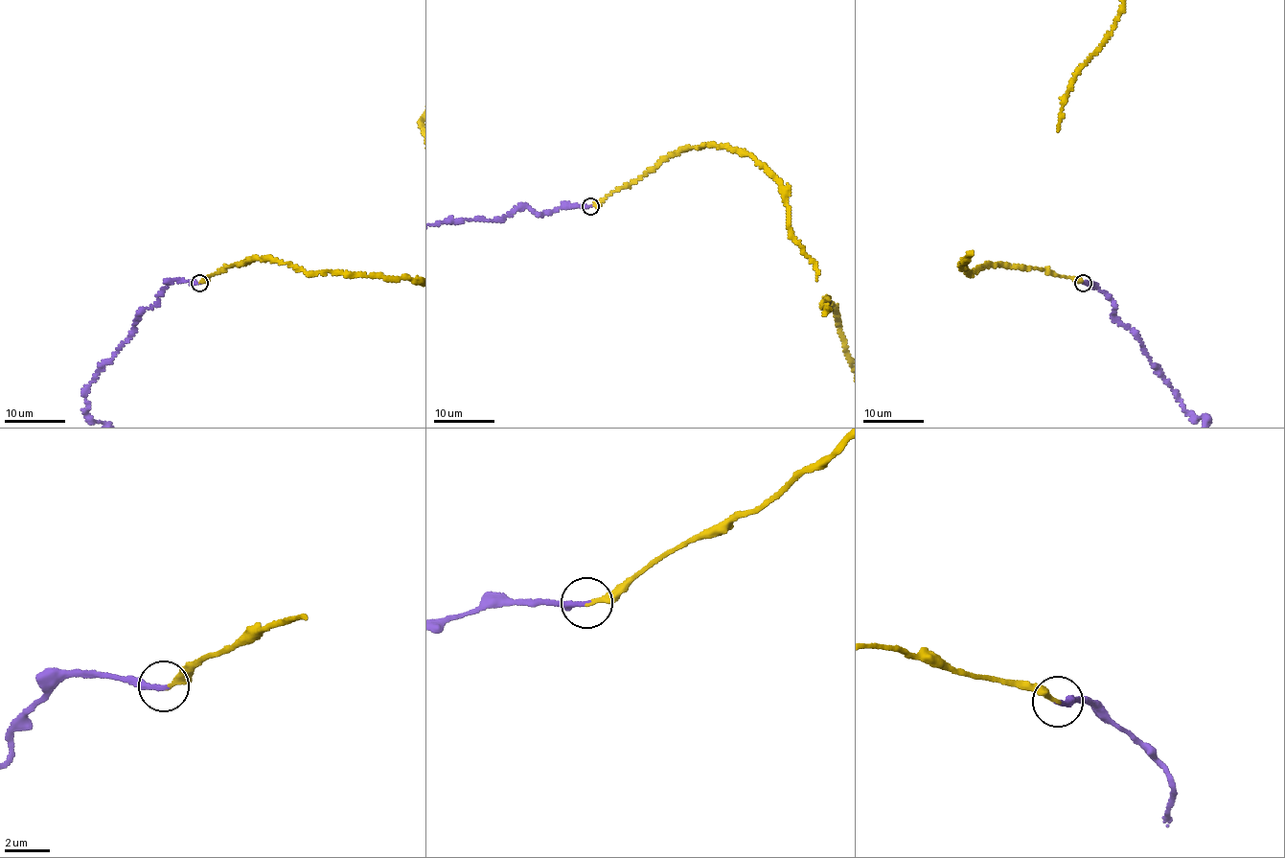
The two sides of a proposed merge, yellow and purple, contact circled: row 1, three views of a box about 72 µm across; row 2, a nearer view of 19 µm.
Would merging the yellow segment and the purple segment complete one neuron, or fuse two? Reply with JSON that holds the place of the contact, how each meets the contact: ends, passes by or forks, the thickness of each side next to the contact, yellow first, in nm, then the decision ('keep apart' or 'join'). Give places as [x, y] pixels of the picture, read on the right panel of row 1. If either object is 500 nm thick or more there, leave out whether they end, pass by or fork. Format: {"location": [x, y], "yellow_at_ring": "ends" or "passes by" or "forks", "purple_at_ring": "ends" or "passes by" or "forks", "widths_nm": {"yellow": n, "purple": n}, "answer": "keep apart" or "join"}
{"location": [1083, 283], "yellow_at_ring": "ends", "purple_at_ring": "ends", "widths_nm": {"yellow": 190, "purple": 240}, "answer": "join"}

